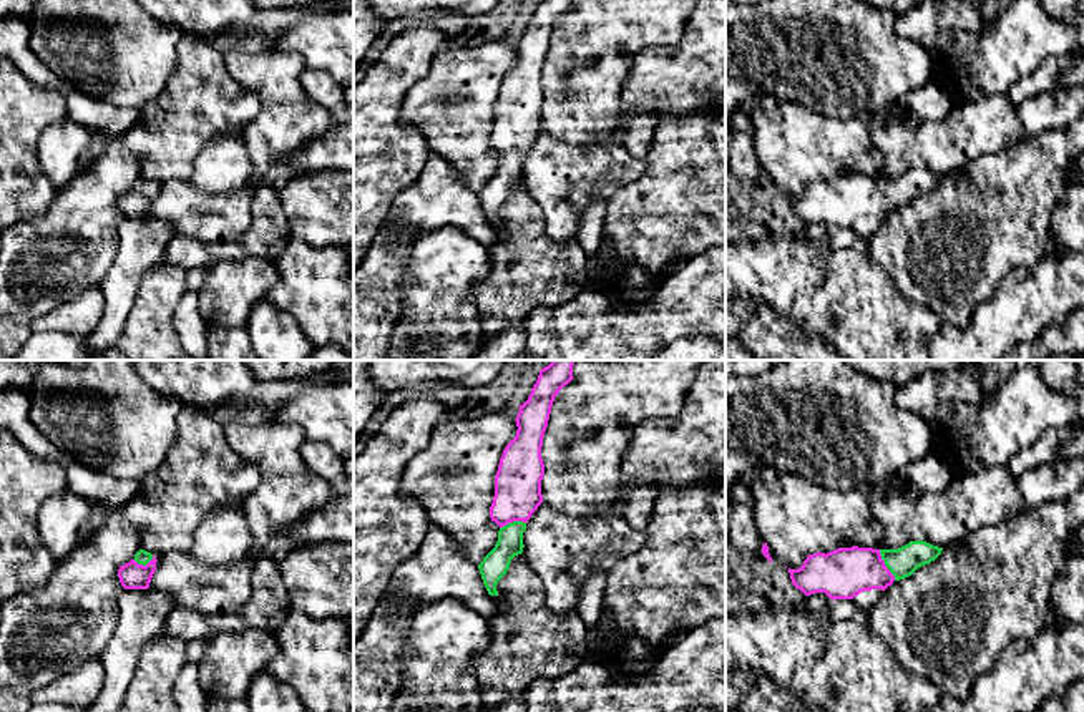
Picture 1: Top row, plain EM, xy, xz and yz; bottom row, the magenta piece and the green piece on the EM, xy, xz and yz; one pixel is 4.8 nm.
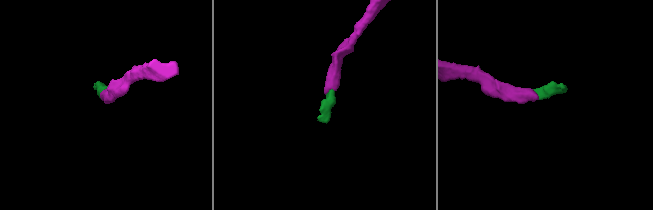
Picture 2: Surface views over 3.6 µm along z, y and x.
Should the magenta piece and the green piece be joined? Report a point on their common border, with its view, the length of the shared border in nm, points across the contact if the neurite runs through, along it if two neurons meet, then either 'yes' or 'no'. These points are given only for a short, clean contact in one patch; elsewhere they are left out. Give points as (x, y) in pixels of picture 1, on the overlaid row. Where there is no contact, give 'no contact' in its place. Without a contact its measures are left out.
contact yz (883, 565); length 170 nm; way yz (844, 573), (883, 565), (903, 561); yes

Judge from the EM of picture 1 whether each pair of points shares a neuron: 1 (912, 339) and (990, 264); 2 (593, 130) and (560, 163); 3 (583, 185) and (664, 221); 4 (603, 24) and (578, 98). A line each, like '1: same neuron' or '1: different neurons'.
1: different neurons
2: different neurons
3: different neurons
4: same neuron

